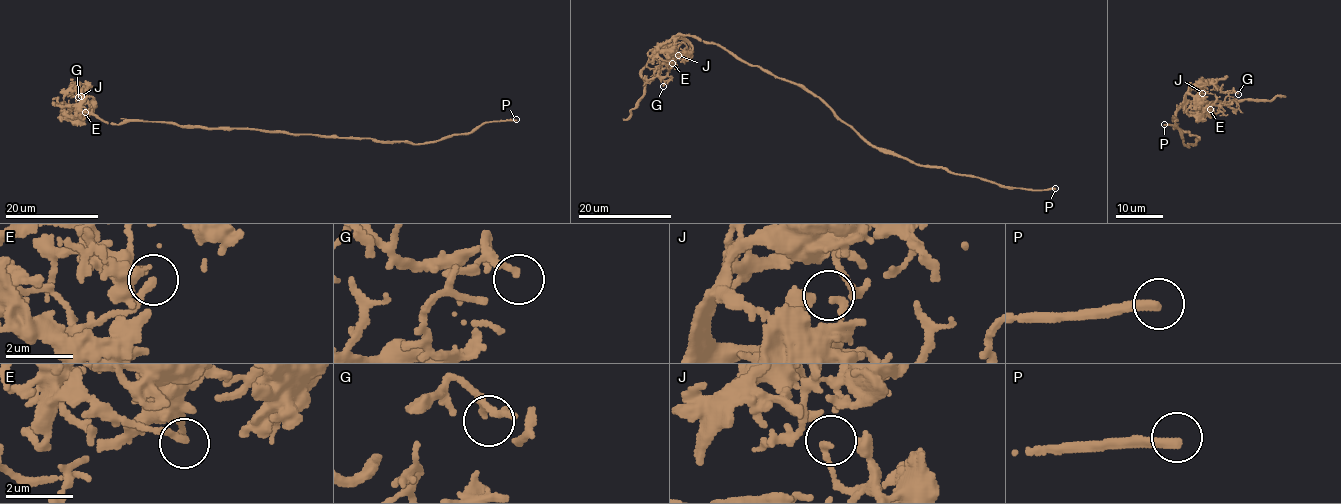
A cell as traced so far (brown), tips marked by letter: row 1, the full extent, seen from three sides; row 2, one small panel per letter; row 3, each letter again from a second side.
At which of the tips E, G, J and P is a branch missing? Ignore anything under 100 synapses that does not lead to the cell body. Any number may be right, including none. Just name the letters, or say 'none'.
none

